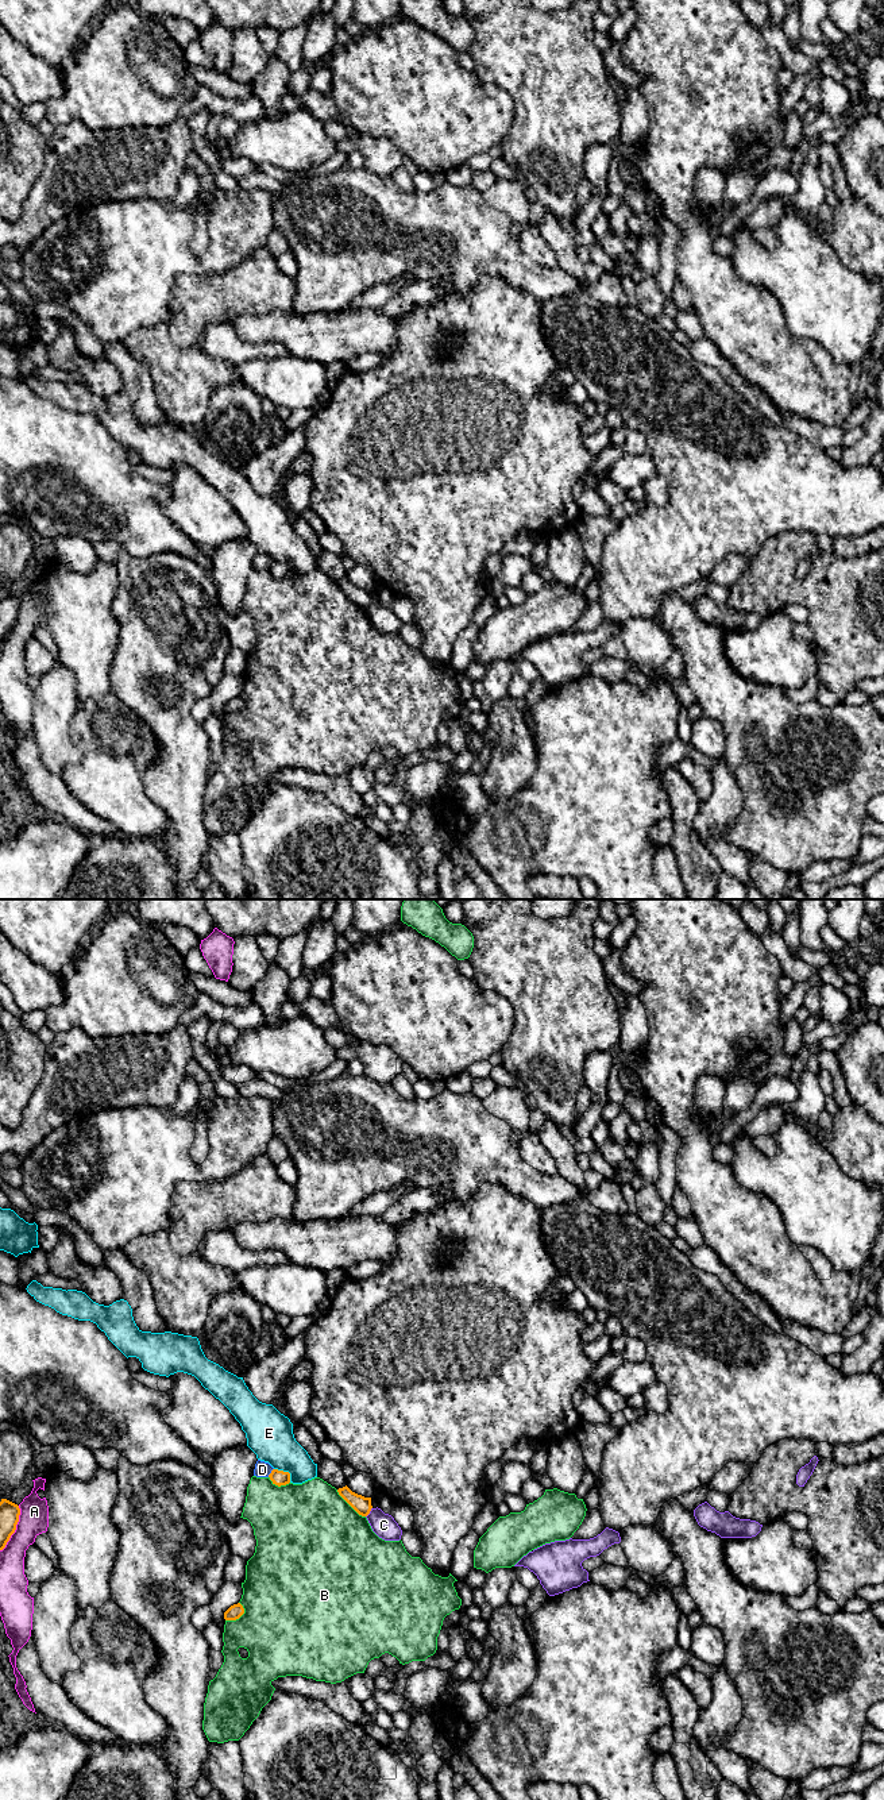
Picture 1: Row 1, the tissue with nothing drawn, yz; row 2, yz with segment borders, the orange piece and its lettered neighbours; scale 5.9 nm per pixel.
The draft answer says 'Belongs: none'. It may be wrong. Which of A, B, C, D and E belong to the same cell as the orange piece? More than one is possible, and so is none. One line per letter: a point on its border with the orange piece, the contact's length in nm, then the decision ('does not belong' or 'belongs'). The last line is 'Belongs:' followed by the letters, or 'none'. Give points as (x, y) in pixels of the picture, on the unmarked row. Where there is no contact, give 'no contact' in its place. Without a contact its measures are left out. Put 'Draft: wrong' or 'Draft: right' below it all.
A: contact yz (15, 621); length 300 nm; does not belong
B: contact yz (350, 597); length 240 nm; does not belong
C: contact yz (369, 605); length 70 nm; does not belong
D: contact yz (271, 565); length 70 nm; does not belong
E: contact yz (286, 565); length 130 nm; does not belong
Belongs: none
Draft: right

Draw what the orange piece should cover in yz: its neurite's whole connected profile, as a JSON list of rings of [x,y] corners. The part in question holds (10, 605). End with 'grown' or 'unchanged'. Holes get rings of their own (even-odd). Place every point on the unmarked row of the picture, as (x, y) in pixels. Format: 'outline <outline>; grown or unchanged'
outline [[[1,591],[0,594],[0,643],[3,643],[16,623],[20,601],[18,597]]]; unchanged

